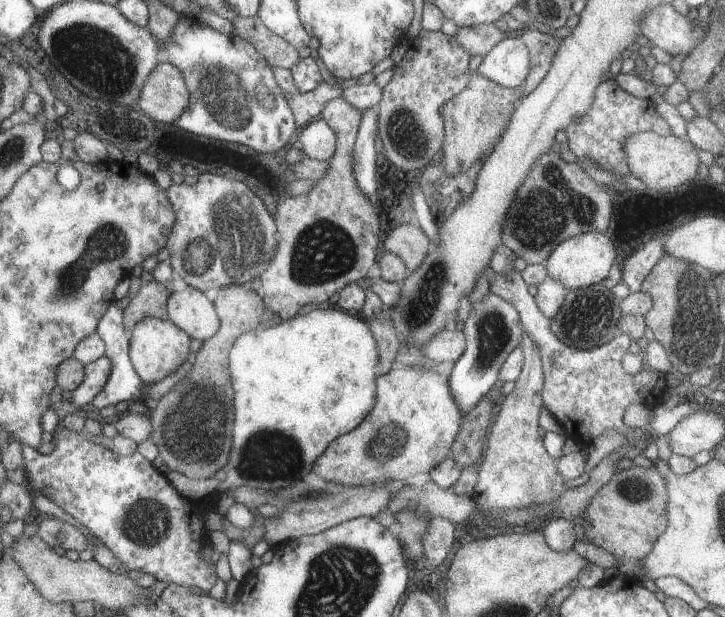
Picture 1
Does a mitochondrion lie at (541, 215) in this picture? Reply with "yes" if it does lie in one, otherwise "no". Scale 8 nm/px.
yes

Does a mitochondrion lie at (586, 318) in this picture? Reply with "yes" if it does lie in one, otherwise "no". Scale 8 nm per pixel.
yes

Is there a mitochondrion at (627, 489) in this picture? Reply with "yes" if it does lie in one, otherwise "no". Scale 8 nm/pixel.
yes

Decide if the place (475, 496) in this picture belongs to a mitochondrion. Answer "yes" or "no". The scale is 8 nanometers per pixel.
no

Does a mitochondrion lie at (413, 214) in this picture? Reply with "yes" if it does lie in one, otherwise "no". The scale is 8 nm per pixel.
no

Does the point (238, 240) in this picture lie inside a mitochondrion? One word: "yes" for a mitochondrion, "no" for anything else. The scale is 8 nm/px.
yes

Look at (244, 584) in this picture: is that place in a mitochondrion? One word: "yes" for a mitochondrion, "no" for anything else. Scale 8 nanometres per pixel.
no

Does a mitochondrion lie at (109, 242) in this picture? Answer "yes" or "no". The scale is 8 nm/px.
yes

